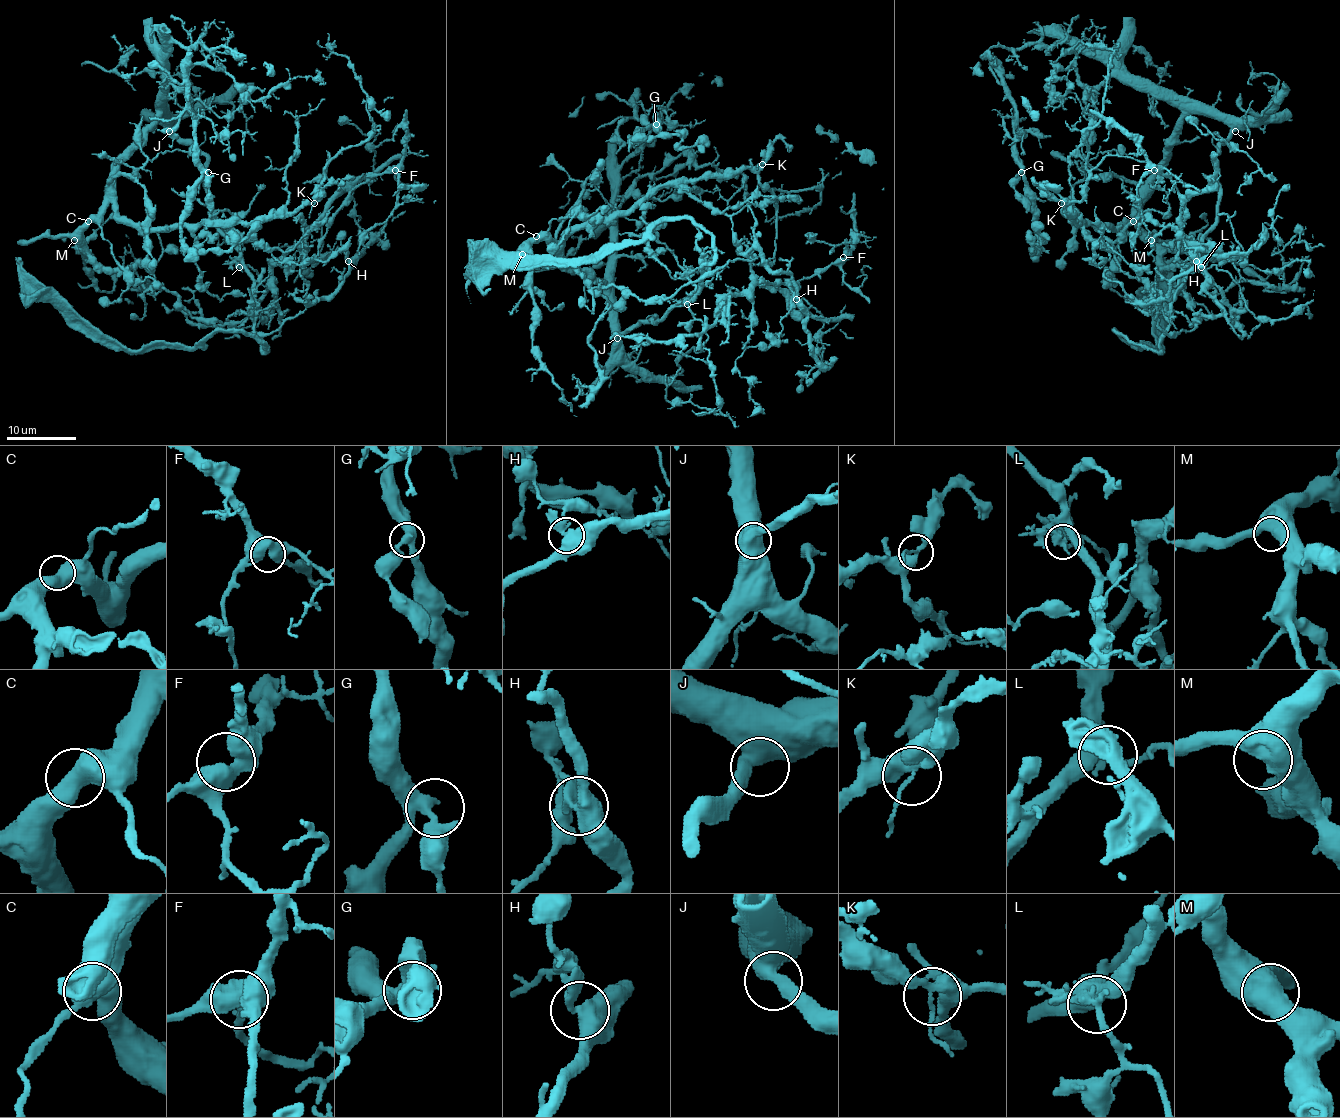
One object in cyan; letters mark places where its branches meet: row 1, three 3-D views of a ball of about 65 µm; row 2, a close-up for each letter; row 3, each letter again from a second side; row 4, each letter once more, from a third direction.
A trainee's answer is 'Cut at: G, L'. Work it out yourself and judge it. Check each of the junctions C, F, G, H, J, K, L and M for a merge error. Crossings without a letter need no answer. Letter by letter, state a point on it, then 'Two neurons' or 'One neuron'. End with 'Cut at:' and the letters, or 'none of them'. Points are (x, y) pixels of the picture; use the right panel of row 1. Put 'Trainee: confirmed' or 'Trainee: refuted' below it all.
C: Place: (1133, 221). One neuron
F: Place: (1154, 170). One neuron
G: Place: (1021, 172). One neuron
H: Place: (1196, 261). Two neurons
J: Place: (1235, 131). One neuron
K: Place: (1061, 203). One neuron
L: Place: (1201, 267). Two neurons
M: Place: (1151, 240). One neuron
Cut at: H, L
Trainee: refuted

